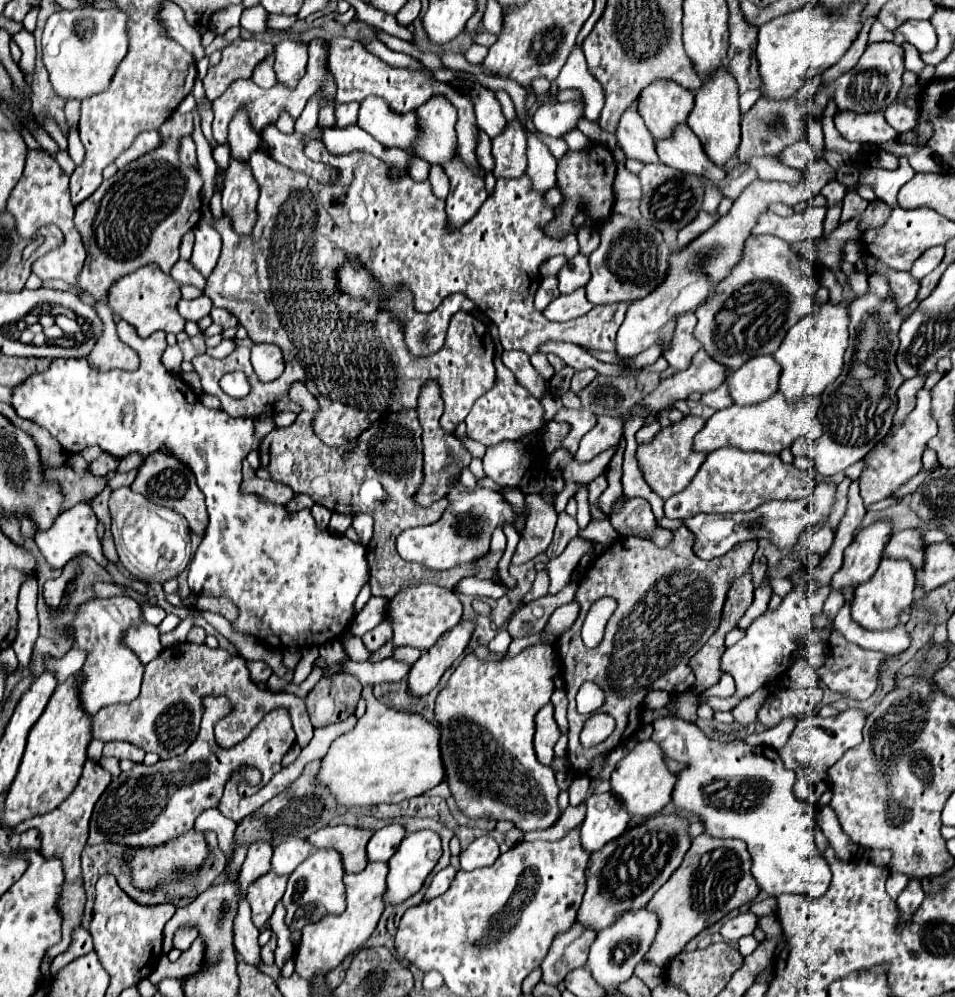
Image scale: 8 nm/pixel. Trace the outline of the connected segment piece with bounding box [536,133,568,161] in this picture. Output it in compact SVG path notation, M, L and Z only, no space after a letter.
M536 133L536 137L542 139L542 141L546 143L546 147L548 147L550 153L556 157L556 161L560 161L560 159L566 155L566 151L568 151L566 141L562 141L562 139L554 139L554 137L548 137L548 135L544 135L544 133Z

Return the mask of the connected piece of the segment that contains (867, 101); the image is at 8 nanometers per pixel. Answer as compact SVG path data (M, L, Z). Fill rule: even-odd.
M870 43L850 71L840 75L834 81L822 81L830 89L834 89L832 97L836 103L836 111L856 111L856 113L874 113L884 111L898 99L900 85L904 73L904 49L894 43Z

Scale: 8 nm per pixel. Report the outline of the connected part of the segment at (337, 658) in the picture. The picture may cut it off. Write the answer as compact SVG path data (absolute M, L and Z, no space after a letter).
M338 640L328 641L327 644L319 646L319 655L328 664L340 663L345 657L343 648Z

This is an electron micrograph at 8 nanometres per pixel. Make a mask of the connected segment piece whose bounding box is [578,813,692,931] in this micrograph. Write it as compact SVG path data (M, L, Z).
M654 815L644 823L630 827L618 839L604 845L600 851L590 855L590 865L586 869L586 893L578 909L578 921L594 931L616 923L620 915L628 909L644 907L652 895L670 879L670 875L680 867L692 837L690 821L680 815Z

